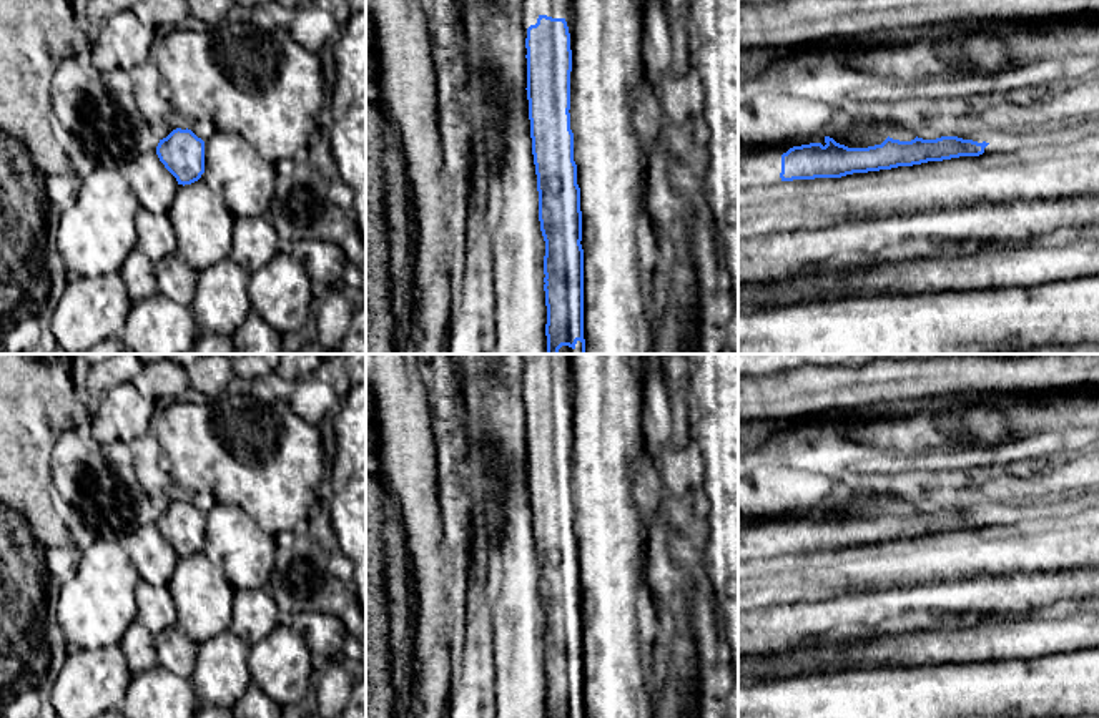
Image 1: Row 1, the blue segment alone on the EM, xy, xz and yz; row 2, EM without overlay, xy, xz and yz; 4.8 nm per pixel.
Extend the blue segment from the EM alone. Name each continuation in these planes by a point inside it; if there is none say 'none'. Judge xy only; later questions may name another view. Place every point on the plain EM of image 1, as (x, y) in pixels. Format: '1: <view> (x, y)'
1: xy (210, 550)

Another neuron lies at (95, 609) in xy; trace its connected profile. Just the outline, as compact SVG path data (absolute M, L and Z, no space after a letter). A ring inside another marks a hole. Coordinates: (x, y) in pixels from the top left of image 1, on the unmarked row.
M96 538L83 550L75 577L62 585L57 607L68 655L120 645L136 620L140 580L126 550L113 540Z

